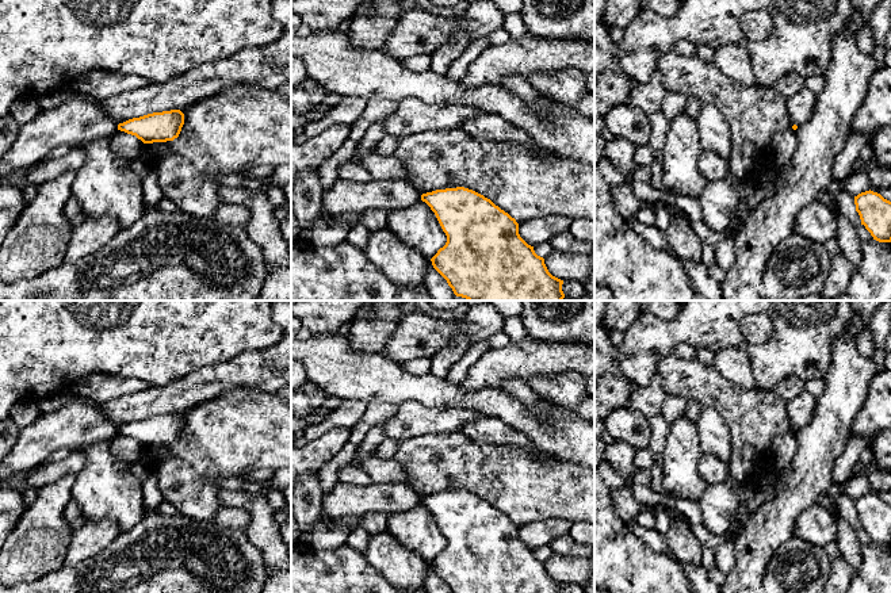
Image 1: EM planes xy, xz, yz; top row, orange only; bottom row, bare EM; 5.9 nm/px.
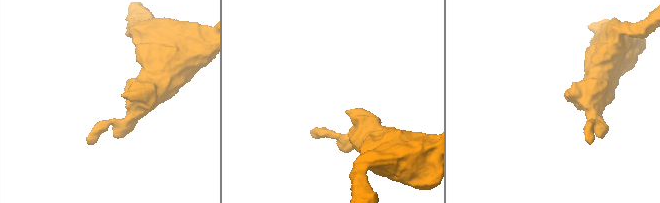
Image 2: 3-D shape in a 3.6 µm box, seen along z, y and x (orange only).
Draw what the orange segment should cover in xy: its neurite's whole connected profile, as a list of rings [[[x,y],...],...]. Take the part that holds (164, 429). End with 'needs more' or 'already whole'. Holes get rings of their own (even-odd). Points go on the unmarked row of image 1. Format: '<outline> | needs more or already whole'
[[[180,413],[153,416],[118,428],[118,433],[135,439],[144,447],[167,445],[179,440],[184,428]]] | already whole

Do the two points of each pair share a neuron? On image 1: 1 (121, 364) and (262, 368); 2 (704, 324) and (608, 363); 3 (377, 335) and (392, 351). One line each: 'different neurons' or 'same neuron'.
1: different neurons
2: different neurons
3: different neurons

